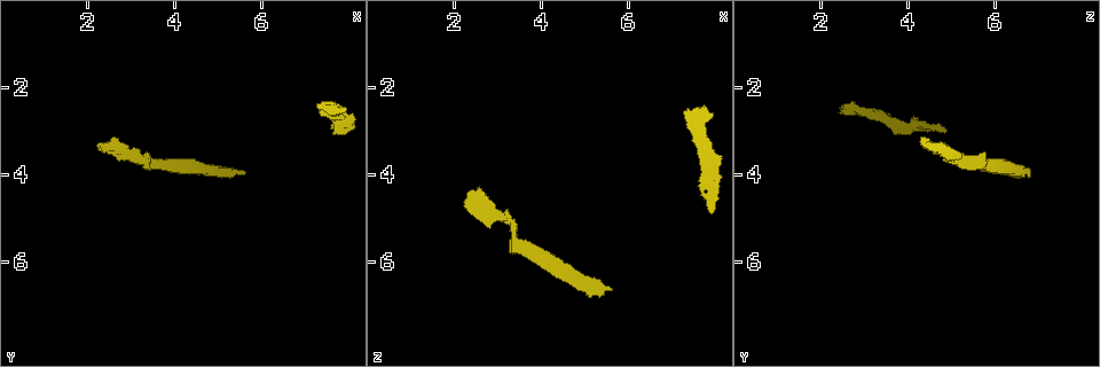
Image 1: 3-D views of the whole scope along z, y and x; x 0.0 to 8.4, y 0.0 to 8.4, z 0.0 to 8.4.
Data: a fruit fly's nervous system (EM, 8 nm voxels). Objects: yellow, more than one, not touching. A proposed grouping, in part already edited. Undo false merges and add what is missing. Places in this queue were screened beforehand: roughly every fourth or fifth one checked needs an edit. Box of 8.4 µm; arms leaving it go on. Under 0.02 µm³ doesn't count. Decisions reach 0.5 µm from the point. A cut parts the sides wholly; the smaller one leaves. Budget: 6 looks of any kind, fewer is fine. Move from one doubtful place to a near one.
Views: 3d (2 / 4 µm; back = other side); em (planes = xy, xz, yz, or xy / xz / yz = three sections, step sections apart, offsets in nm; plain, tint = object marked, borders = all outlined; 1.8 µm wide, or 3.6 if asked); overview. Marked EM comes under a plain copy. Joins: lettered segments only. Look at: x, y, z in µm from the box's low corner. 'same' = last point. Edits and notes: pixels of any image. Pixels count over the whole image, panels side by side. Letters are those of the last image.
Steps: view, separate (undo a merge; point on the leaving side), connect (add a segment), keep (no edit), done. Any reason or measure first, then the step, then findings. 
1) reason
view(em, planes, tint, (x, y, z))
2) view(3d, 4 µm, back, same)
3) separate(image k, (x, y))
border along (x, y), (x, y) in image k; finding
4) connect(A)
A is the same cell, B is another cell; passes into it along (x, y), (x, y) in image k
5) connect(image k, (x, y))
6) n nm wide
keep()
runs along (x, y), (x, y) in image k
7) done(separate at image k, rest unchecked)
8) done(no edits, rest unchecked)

free end
view(em, yz, step 4, borders, (7.95, 2.95, 4.90))

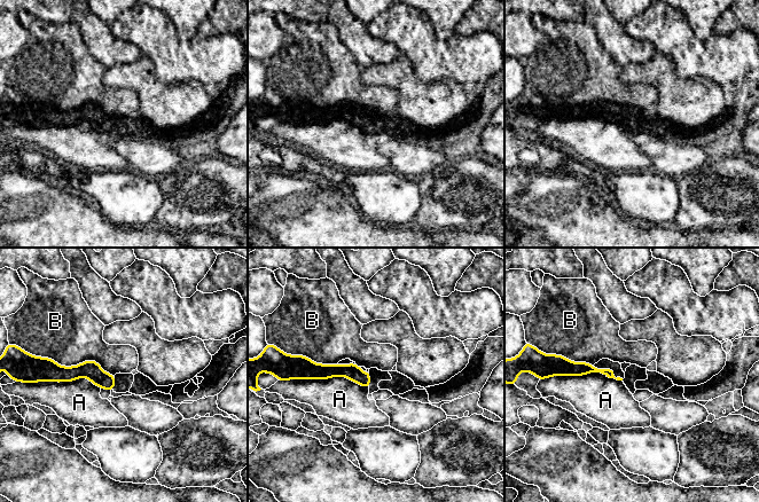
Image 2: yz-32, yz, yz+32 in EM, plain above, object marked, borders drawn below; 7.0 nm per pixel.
keep()
A and B are other cells; runs along (51, 371), (93, 371), (112, 382) in image 2; no lettered segment goes on from it

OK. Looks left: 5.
branch stops here
view(3d, 4 µm, (5.60, 4.05, 6.60))

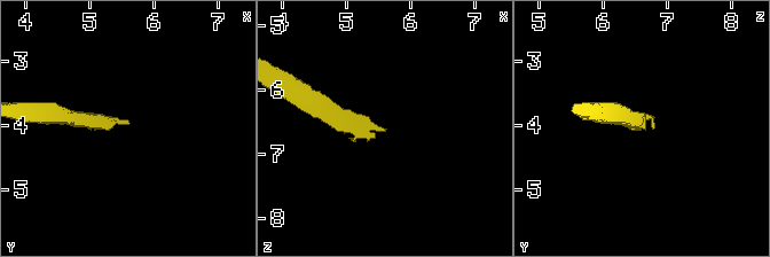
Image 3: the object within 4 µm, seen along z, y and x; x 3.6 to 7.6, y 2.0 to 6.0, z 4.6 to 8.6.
view(em, planes, borders, (5.60, 4.00, 6.65))

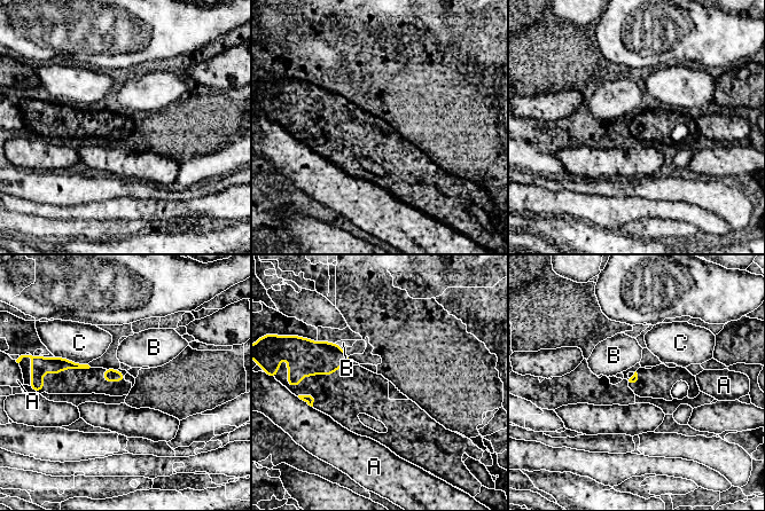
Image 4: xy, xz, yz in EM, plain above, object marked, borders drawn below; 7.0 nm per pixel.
keep()
A, B and C are other cells; border along (335, 343), (340, 346) in image 4; no lettered segment goes on from it

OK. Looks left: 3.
an open end
view(3d, 4 µm, (2.65, 3.15, 4.35))

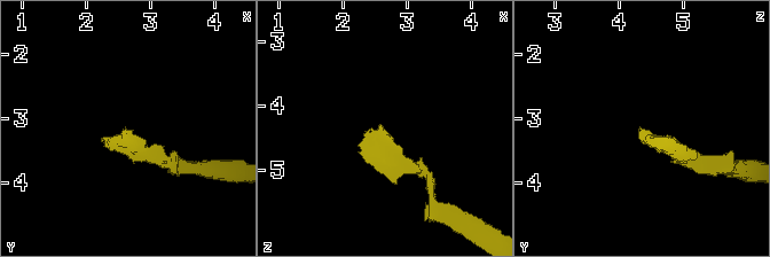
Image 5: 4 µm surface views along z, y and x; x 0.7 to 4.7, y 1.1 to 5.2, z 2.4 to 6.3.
need the tissue
view(em, 3.6 µm, planes, borders, (2.65, 3.15, 4.35))

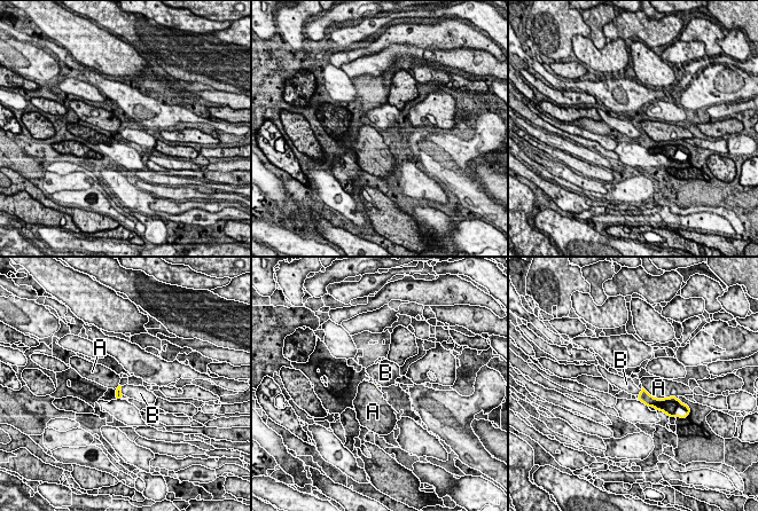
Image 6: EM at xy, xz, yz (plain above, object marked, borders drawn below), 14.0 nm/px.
keep()
A and B are other cells; border along (120, 386), (123, 394) in image 6; no lettered segment goes on from it

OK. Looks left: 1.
done(no edits, rest unchecked)

